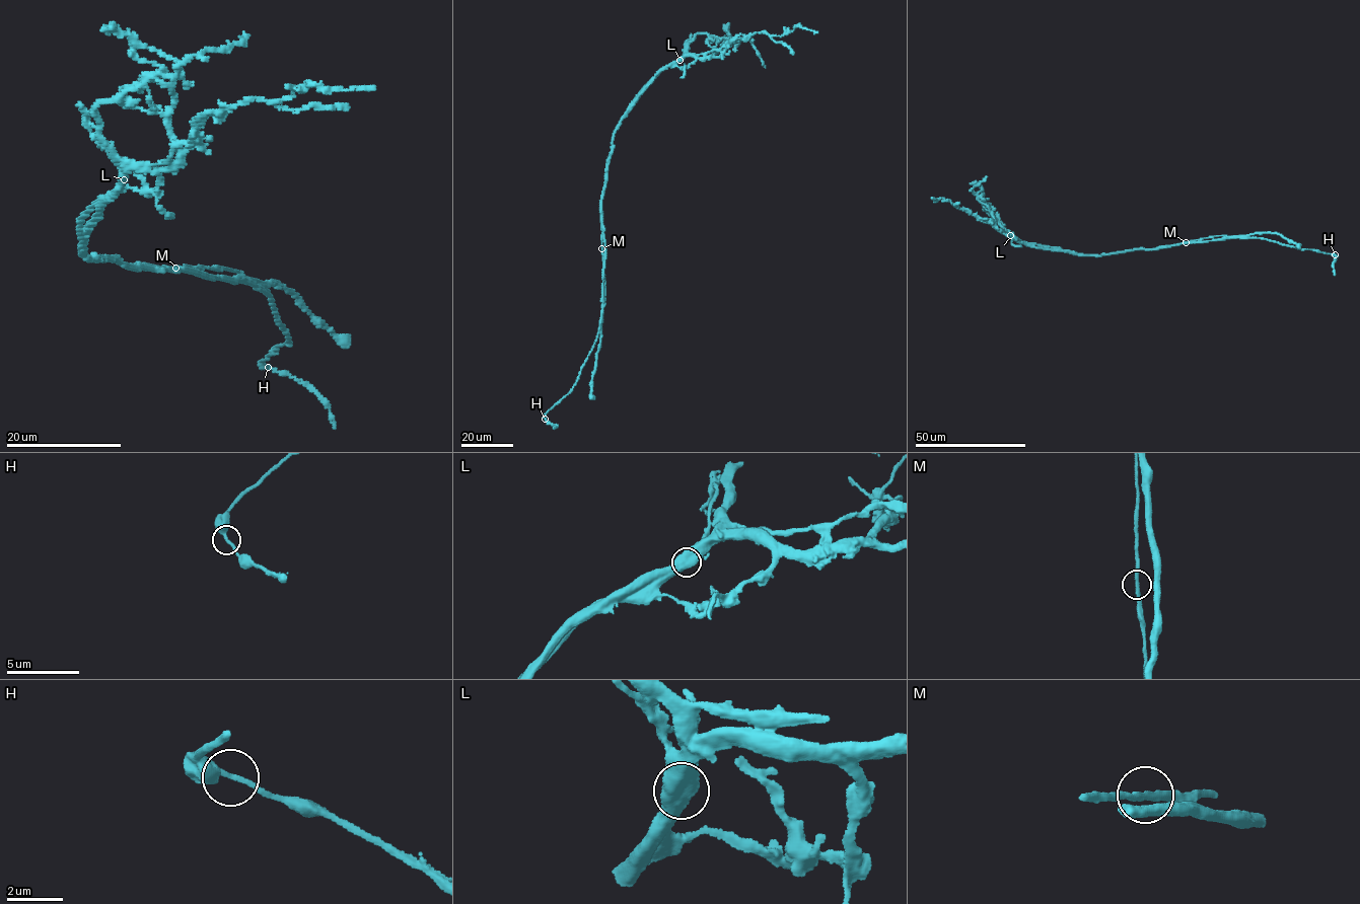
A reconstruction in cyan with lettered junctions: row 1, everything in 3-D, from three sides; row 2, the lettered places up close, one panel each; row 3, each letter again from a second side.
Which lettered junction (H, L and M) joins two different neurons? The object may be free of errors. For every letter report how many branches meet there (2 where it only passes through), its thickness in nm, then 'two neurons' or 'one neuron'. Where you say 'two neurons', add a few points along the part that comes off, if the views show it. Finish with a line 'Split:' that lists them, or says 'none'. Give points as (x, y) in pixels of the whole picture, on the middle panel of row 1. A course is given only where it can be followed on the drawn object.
H: branches 2; calibre 240 nm; one neuron
L: branches 2; calibre 700 nm; two neurons; course (680, 60), (639, 93), (614, 133), (600, 205), (599, 331), (573, 387), (546, 413), (553, 428)
M: branches 2; calibre 240 nm; one neuron
Split: L

